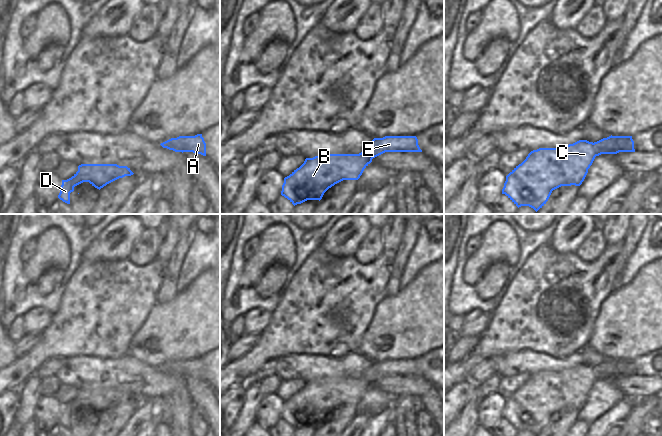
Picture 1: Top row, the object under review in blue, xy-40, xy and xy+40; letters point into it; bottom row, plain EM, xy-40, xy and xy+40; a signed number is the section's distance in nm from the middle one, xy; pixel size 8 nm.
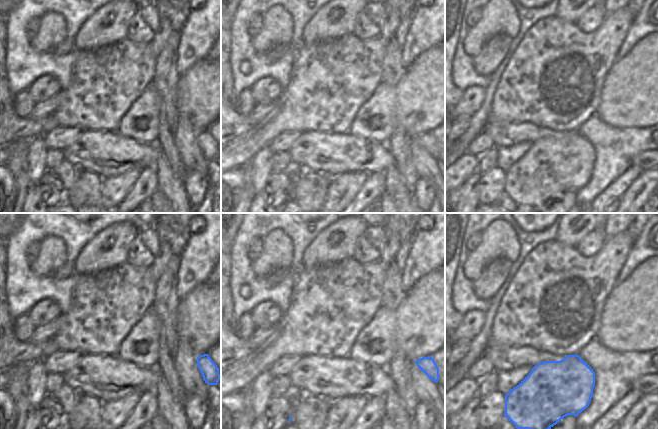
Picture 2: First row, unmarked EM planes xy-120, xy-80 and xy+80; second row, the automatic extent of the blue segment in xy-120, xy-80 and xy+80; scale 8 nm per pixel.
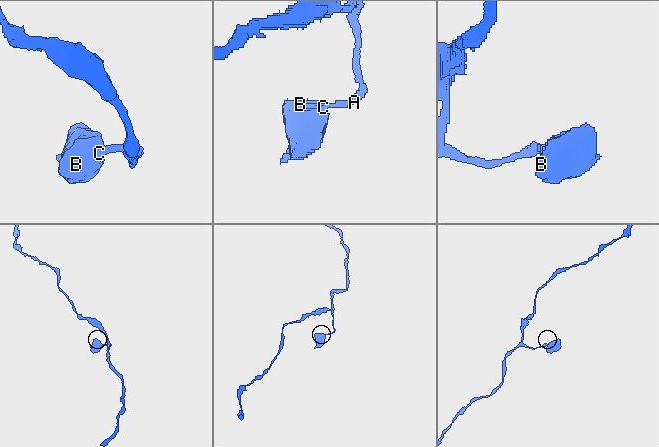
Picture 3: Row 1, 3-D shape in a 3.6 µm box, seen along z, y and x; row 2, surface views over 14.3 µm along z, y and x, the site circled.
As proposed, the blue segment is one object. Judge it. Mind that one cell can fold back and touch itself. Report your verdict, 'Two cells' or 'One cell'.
One cell

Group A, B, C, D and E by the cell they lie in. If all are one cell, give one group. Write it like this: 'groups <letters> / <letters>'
groups A B C D E

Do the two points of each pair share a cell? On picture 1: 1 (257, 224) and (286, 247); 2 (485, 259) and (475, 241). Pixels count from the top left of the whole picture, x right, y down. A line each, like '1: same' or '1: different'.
1: different
2: different

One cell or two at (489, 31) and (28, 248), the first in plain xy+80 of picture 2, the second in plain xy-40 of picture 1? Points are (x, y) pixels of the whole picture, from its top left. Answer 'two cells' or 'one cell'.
two cells

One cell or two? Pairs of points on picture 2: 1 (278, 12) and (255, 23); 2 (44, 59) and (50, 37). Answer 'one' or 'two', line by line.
1: two
2: two

